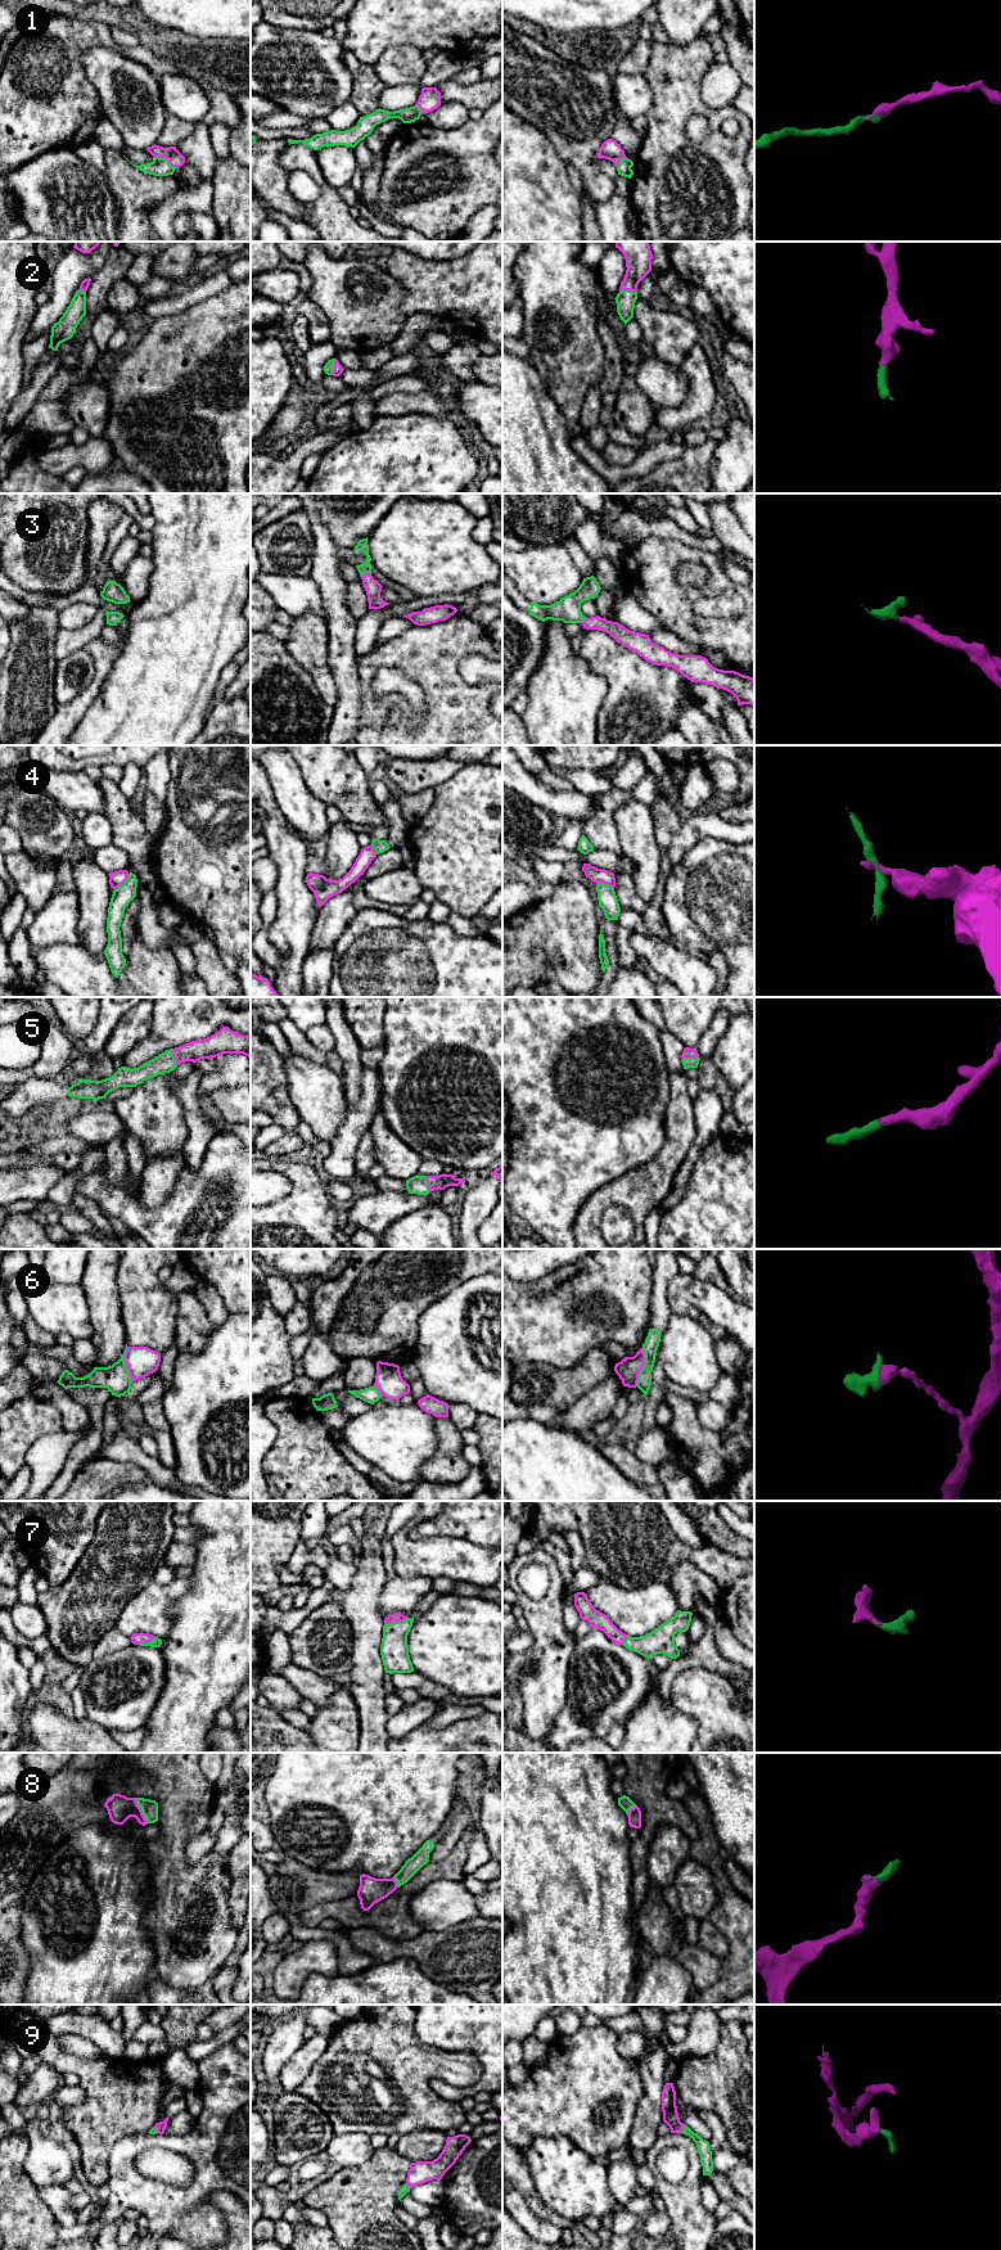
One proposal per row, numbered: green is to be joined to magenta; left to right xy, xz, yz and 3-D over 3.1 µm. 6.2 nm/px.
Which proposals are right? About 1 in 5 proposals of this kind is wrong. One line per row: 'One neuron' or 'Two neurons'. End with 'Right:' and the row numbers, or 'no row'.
1: One neuron
2: One neuron
3: One neuron
4: Two neurons
5: One neuron
6: Two neurons
7: One neuron
8: One neuron
9: One neuron
Right: 1, 2, 3, 5, 7, 8, 9

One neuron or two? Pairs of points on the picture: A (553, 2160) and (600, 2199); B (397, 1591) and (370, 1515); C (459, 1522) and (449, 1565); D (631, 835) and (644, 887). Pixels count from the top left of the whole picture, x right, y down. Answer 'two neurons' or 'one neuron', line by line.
A: one neuron
B: two neurons
C: two neurons
D: one neuron

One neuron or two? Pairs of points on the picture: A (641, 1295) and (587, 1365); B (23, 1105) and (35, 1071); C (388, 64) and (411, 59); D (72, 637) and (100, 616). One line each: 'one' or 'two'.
A: two
B: two
C: one
D: one

